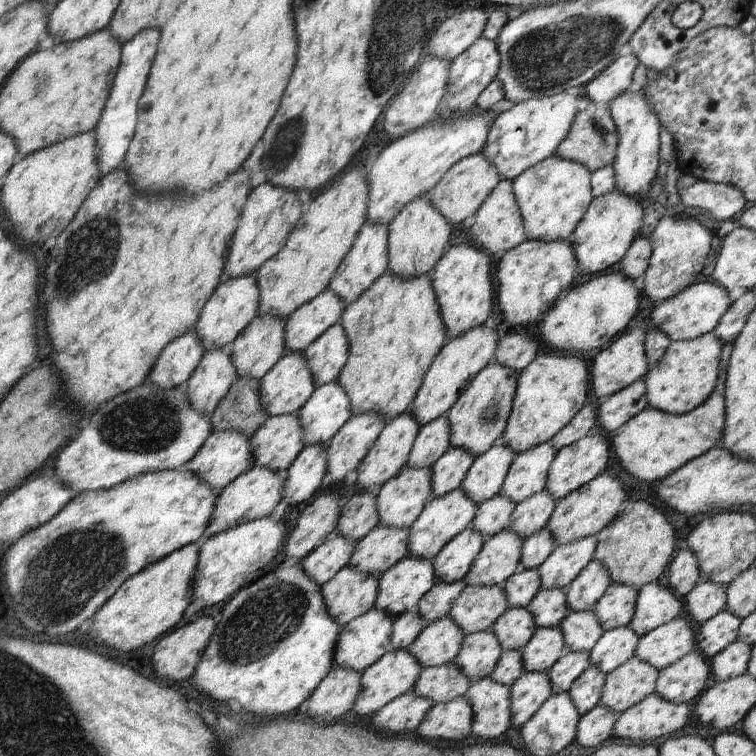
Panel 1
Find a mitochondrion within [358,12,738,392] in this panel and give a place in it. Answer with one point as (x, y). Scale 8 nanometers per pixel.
(538, 61)

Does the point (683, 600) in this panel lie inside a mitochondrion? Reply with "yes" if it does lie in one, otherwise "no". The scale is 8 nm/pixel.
no

